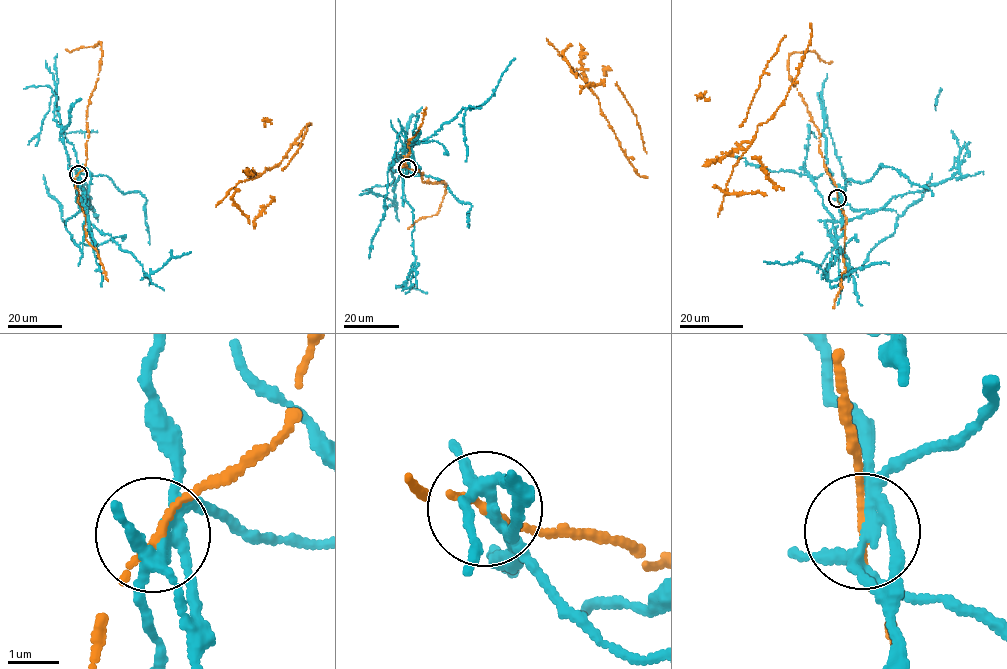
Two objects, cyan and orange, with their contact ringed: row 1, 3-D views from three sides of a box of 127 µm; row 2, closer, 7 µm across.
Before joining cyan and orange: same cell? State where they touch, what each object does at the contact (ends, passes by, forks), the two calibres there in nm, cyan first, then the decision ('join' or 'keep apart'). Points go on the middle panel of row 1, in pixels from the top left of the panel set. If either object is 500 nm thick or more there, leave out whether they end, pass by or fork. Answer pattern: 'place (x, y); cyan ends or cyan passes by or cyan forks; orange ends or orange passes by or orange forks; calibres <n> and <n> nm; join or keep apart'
place (407, 168); cyan forks; orange ends; calibres 200 and 160 nm; keep apart

